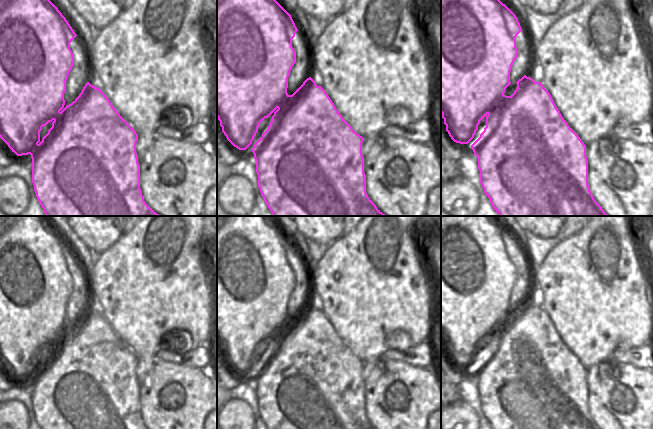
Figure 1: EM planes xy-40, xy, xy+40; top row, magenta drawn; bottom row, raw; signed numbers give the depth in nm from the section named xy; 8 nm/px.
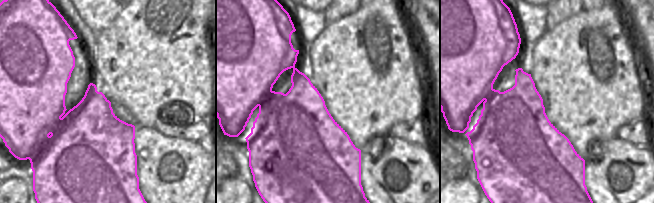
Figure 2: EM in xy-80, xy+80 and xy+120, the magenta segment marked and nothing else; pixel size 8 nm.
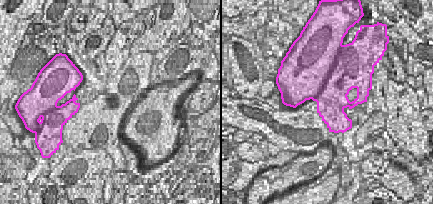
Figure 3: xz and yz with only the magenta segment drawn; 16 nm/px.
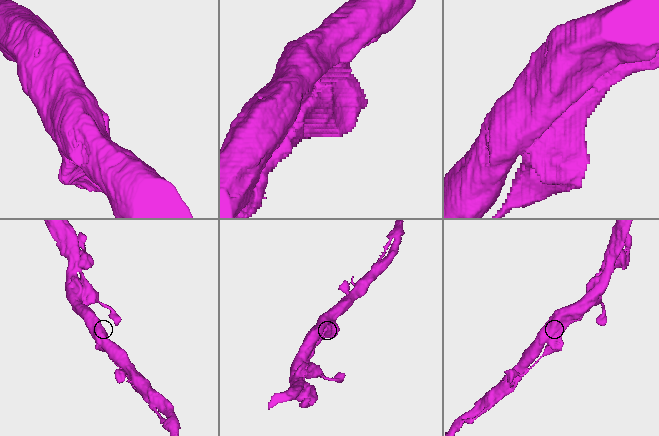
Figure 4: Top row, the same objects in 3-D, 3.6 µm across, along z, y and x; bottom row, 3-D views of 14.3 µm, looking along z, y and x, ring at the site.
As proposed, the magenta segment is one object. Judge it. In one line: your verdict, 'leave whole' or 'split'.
leave whole

